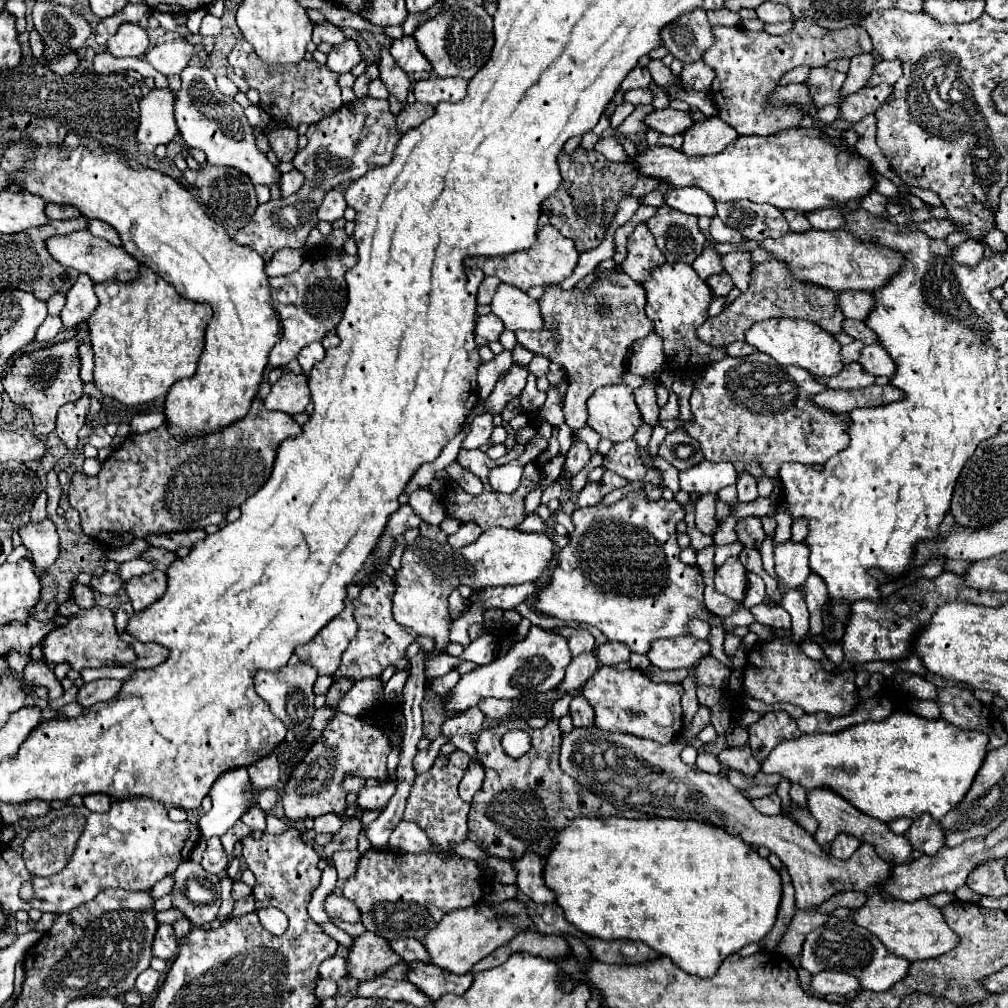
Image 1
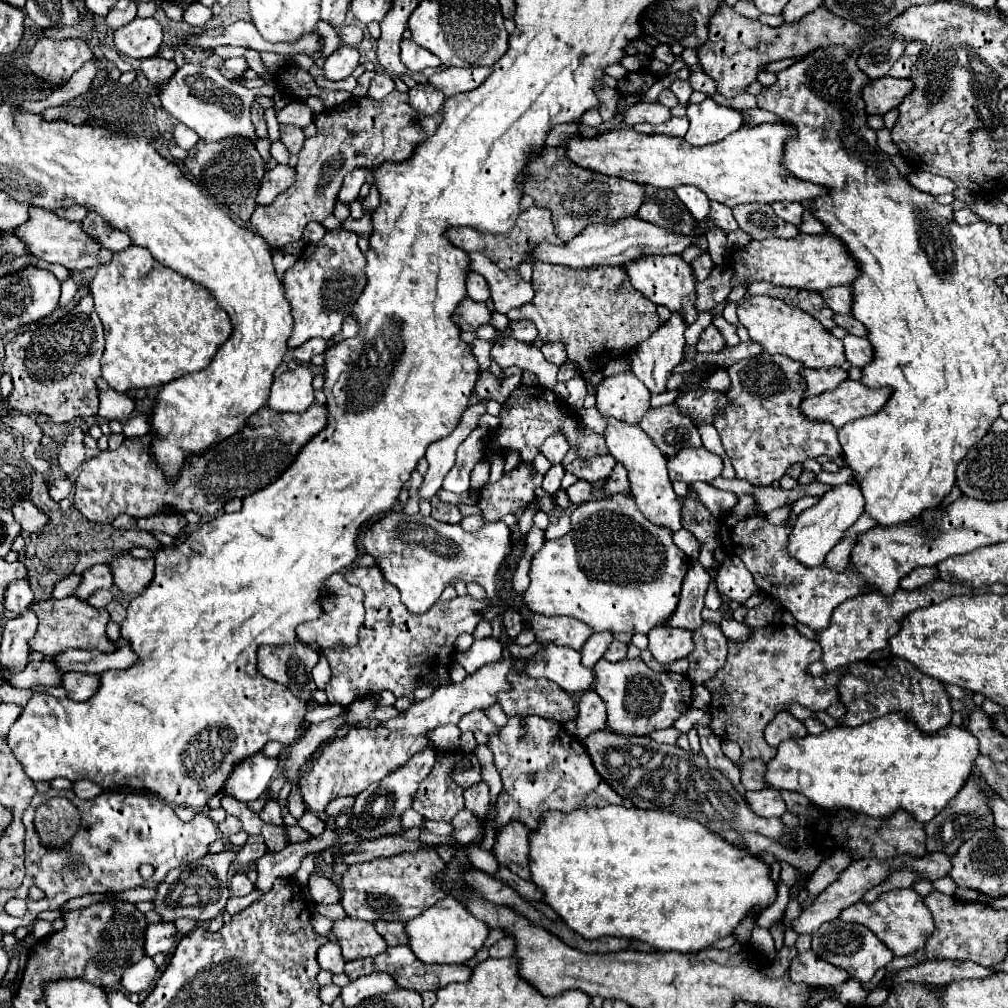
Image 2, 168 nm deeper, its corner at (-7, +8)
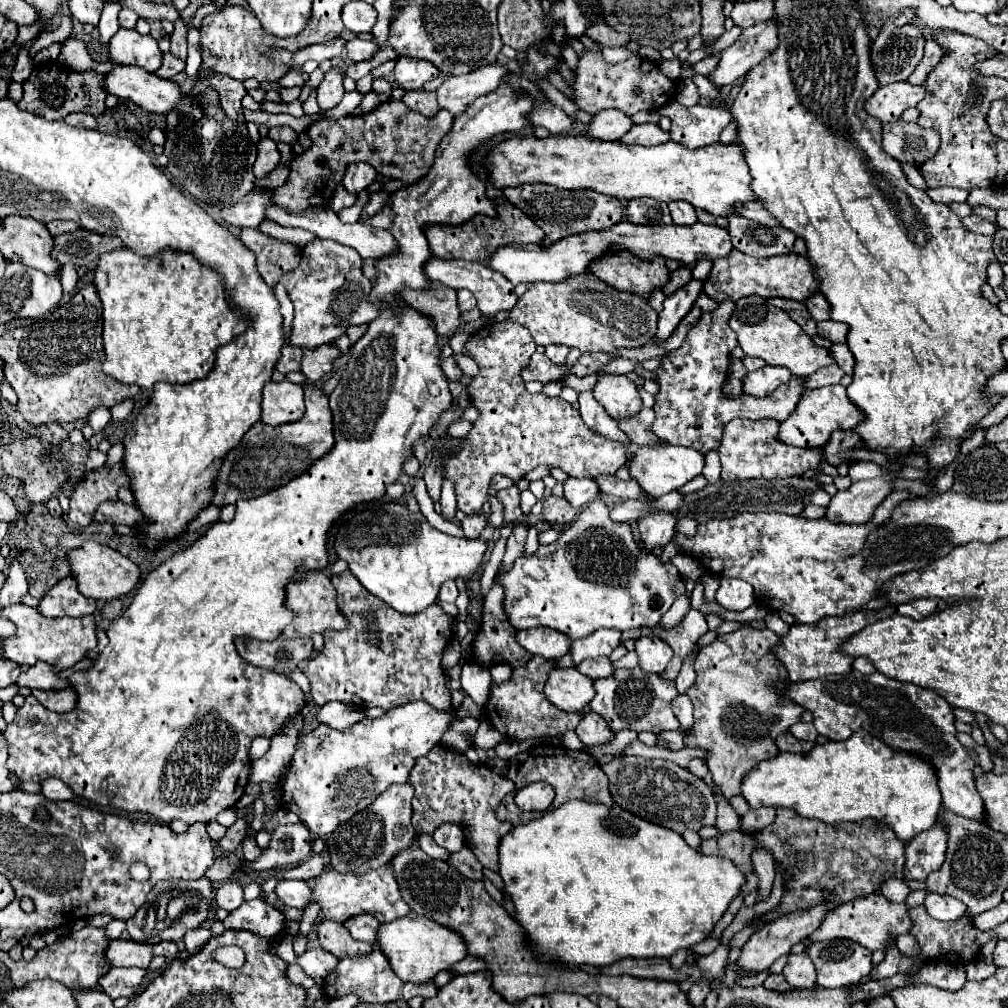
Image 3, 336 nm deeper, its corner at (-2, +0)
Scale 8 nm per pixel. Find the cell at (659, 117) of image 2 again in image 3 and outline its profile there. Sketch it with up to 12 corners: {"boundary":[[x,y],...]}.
{"boundary":[[609,109],[595,115],[589,135],[619,141],[633,121]]}

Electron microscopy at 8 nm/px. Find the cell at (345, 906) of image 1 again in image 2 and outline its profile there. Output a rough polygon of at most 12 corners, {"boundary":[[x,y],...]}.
{"boundary":[[310,873],[314,903],[340,903],[340,889],[324,875]]}

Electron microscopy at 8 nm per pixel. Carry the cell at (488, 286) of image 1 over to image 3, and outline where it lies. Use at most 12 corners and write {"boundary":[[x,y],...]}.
{"boundary":[[457,291],[461,311],[471,311],[477,305],[473,293]]}

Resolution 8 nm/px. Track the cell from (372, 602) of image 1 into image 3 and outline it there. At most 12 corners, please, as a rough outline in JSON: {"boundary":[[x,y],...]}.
{"boundary":[[333,575],[345,631],[307,665],[315,705],[451,705],[453,619],[401,615]]}

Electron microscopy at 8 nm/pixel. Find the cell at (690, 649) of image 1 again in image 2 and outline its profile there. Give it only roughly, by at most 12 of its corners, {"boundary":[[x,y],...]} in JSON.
{"boundary":[[654,627],[648,649],[672,663],[694,649],[690,631]]}

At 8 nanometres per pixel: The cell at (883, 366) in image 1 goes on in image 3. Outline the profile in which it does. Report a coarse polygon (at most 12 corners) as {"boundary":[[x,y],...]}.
{"boundary":[[843,345],[829,349],[835,363],[847,373],[853,373],[855,357]]}

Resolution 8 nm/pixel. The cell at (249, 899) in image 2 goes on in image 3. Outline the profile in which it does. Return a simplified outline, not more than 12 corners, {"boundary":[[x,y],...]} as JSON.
{"boundary":[[261,897],[227,915],[227,929],[263,939],[283,931],[285,915]]}

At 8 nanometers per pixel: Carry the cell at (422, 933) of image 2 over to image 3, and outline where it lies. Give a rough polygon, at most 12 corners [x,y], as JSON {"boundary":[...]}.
{"boundary":[[413,911],[383,923],[379,949],[403,981],[467,957],[457,931]]}

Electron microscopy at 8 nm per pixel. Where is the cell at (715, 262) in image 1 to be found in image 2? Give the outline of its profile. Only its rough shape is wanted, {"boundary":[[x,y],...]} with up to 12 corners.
{"boundary":[[708,253],[692,261],[694,279],[700,283],[710,275],[714,263]]}

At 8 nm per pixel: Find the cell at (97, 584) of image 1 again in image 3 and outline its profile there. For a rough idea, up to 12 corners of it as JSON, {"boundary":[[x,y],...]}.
{"boundary":[[61,579],[39,603],[45,617],[83,617],[97,601]]}

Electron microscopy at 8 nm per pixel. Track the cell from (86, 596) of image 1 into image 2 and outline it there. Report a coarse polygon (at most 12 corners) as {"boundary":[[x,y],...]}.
{"boundary":[[98,589],[88,599],[88,603],[106,607],[114,601],[114,593],[110,589]]}

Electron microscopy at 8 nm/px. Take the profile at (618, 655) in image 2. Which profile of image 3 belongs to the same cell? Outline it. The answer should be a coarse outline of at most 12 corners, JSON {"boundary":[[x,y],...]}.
{"boundary":[[609,657],[585,659],[575,665],[591,679],[603,679],[613,675]]}

